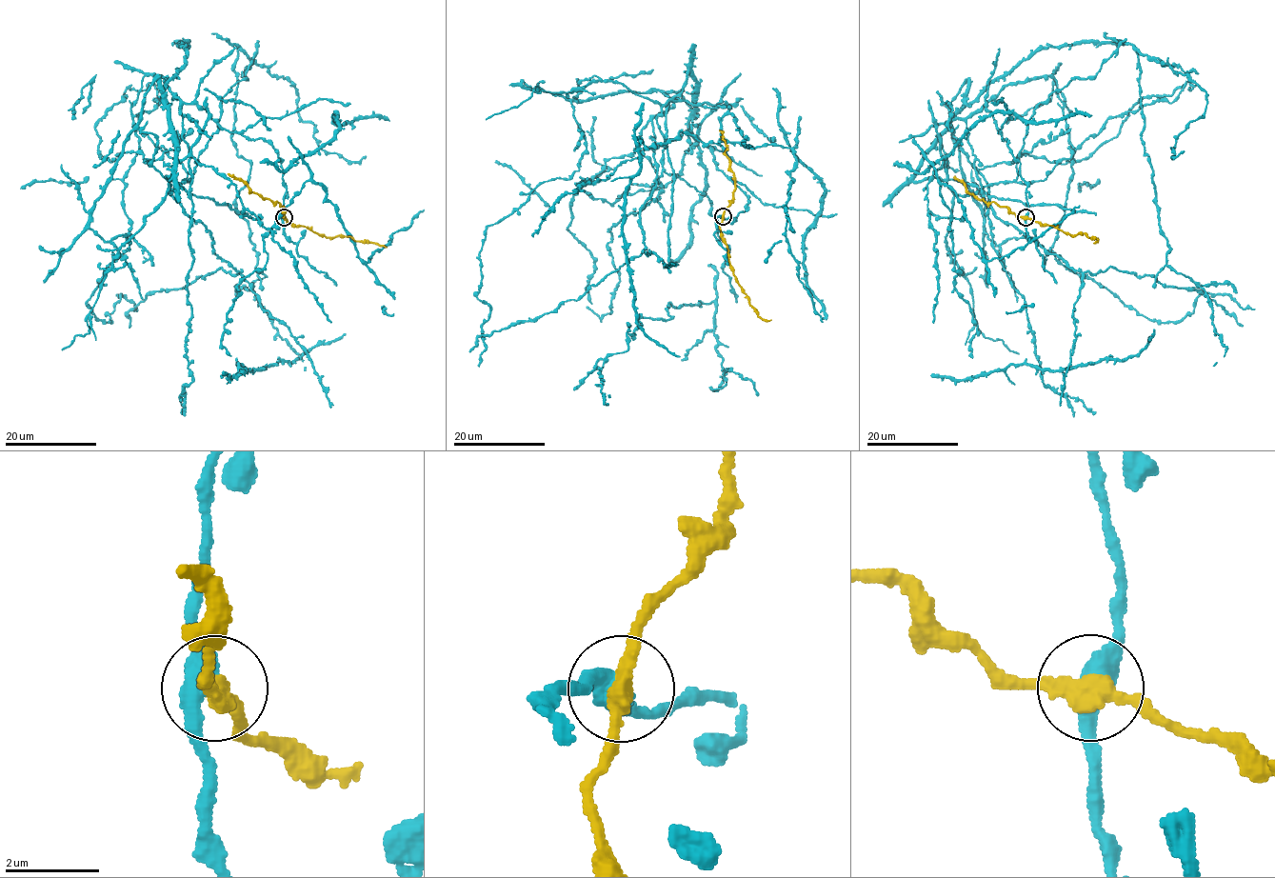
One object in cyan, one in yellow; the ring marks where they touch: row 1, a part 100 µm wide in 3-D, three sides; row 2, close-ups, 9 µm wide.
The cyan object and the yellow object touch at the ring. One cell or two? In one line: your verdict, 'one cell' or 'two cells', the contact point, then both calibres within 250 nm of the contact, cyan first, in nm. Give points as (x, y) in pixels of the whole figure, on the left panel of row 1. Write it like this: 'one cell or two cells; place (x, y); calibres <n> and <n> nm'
two cells; place (284, 217); calibres 440 and 380 nm

